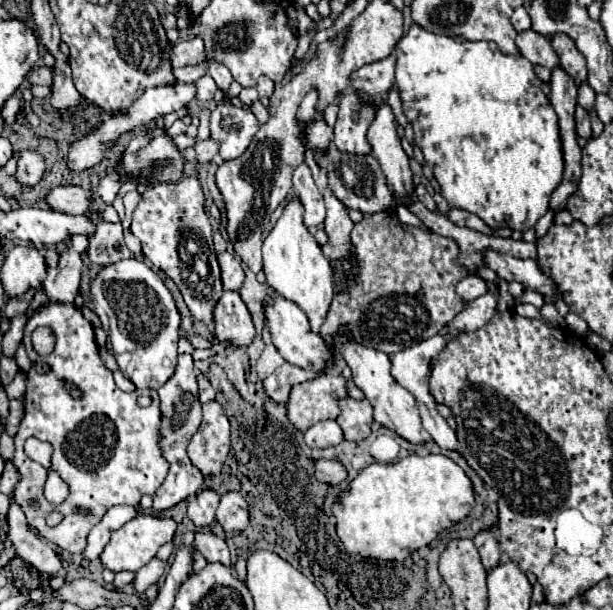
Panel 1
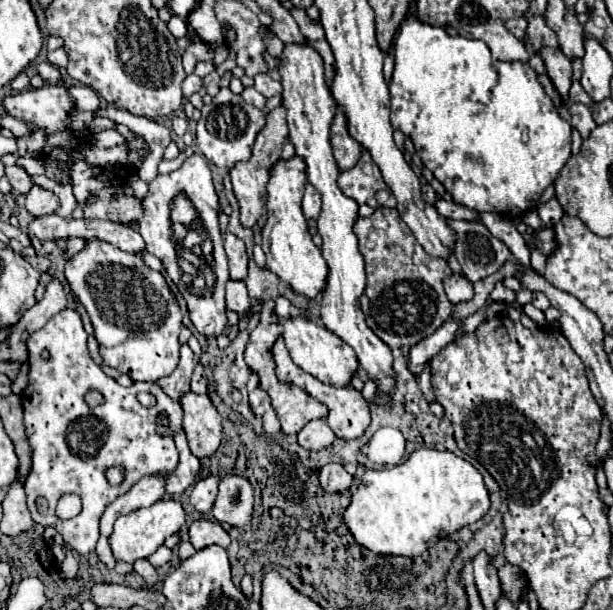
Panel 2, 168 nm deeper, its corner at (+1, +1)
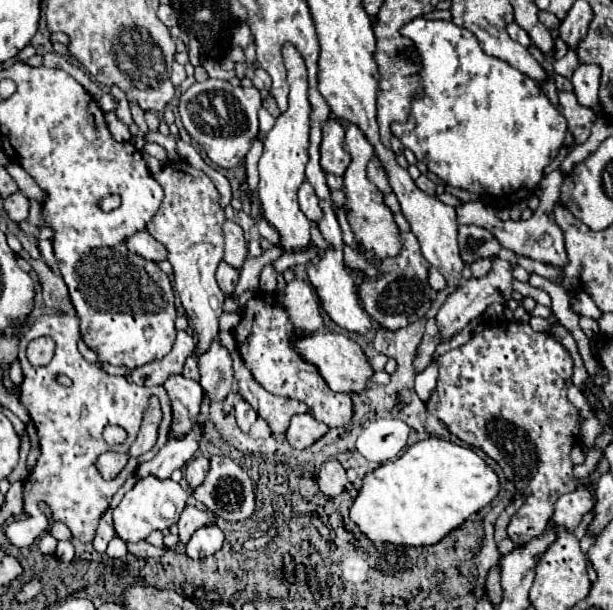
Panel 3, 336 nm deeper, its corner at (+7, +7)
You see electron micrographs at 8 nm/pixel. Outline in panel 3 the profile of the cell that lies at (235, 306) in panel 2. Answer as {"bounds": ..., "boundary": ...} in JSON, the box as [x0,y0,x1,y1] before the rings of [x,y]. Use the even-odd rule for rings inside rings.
{"bounds":[216,260,238,294],"boundary":[[[224,260],[220,262],[220,266],[218,266],[218,270],[216,270],[216,280],[218,280],[218,286],[226,292],[226,294],[230,294],[234,288],[236,288],[236,282],[238,282],[238,270],[236,268],[232,268],[230,264],[226,264]]]}

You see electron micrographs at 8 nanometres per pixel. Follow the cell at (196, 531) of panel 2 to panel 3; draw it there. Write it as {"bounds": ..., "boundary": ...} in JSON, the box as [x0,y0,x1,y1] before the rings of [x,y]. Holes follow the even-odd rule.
{"bounds":[178,506,210,542],"boundary":[[[186,506],[184,512],[180,514],[180,520],[178,520],[178,528],[180,528],[180,540],[182,542],[188,542],[188,538],[192,536],[194,530],[198,530],[200,526],[208,526],[210,516],[204,512],[204,510],[198,510],[196,506]]]}

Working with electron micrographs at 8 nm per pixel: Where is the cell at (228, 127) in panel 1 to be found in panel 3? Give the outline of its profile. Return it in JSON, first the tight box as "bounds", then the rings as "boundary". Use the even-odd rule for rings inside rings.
{"bounds":[178,78,262,168],"boundary":[[[208,78],[206,82],[196,82],[182,92],[178,112],[186,132],[202,146],[202,150],[214,164],[222,168],[236,168],[258,136],[260,106],[262,98],[254,86],[232,86],[226,80]]]}

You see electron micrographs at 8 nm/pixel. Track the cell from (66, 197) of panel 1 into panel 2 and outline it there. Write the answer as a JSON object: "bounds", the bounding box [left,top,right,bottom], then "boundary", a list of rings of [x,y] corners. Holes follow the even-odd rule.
{"bounds":[26,186,60,216],"boundary":[[[32,186],[32,190],[28,192],[28,198],[26,198],[26,208],[32,216],[46,216],[46,214],[52,214],[56,212],[60,206],[58,202],[58,196],[42,186]]]}

